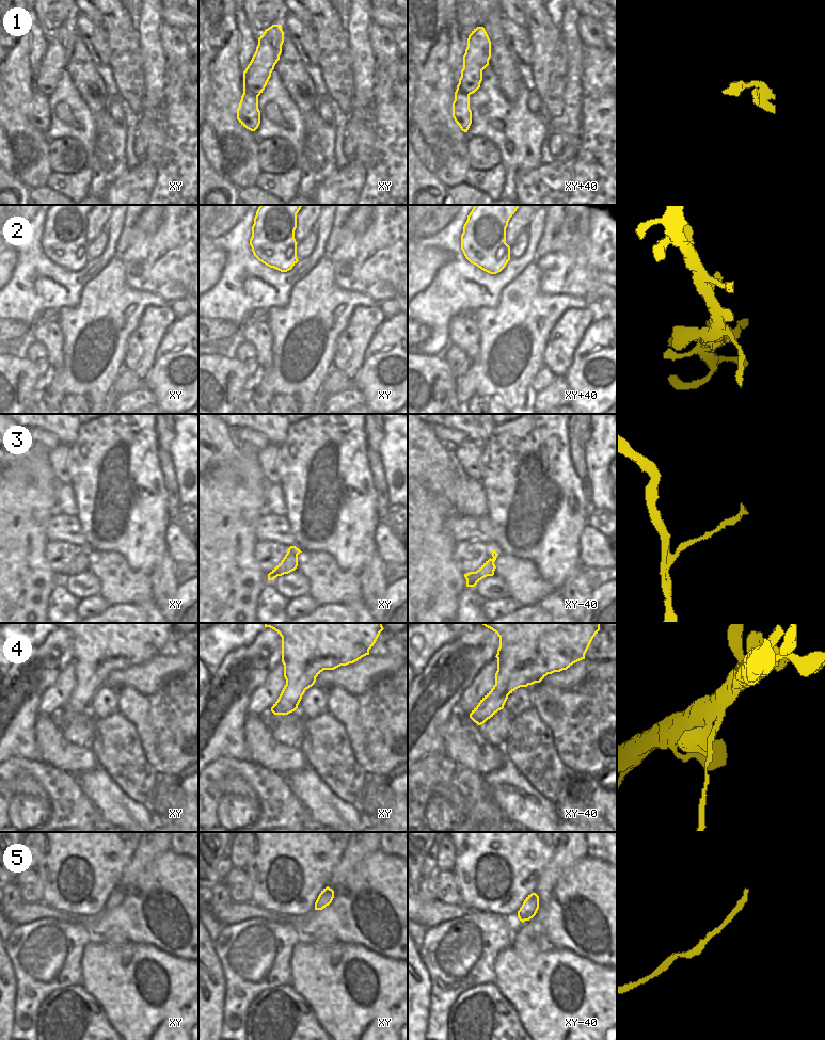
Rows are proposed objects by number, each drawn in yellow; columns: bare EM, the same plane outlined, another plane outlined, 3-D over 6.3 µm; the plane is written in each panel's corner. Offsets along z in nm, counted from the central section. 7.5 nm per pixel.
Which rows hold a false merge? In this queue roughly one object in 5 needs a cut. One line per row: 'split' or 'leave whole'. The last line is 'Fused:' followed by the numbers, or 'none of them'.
1: split
2: leave whole
3: leave whole
4: split
5: leave whole
Fused: 1, 4

